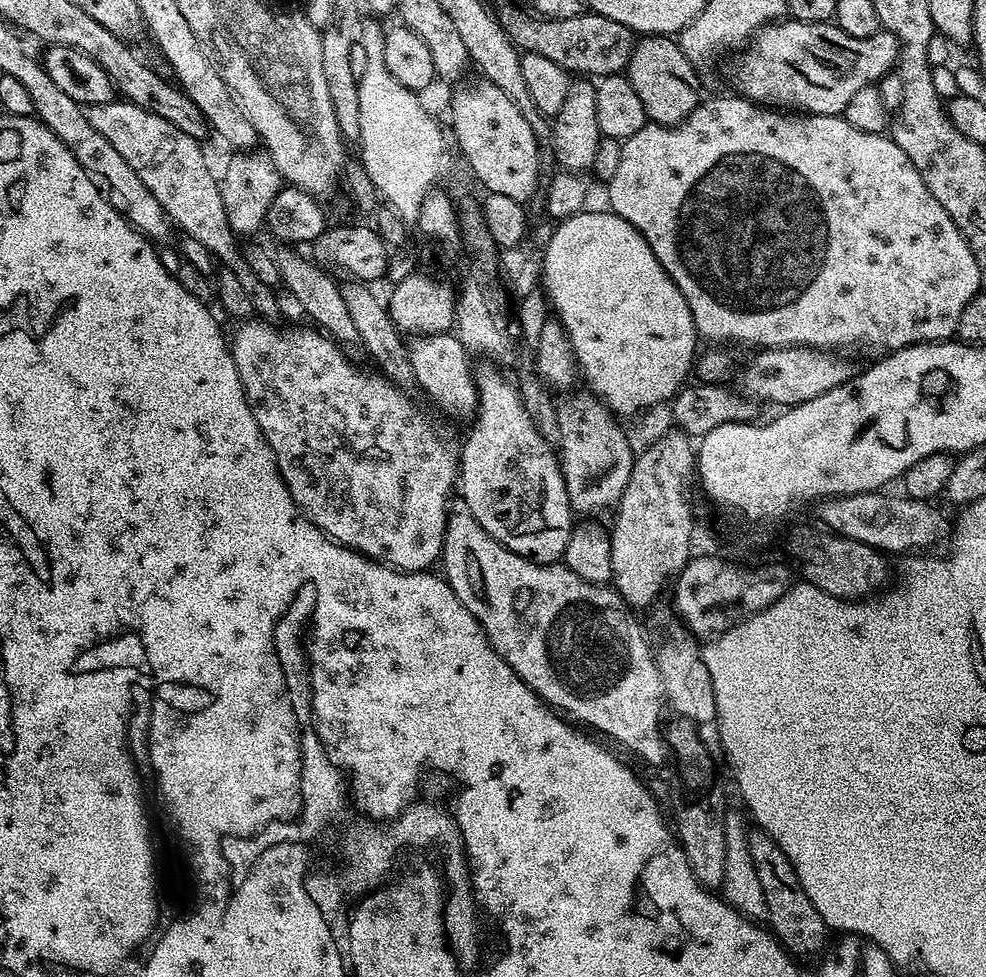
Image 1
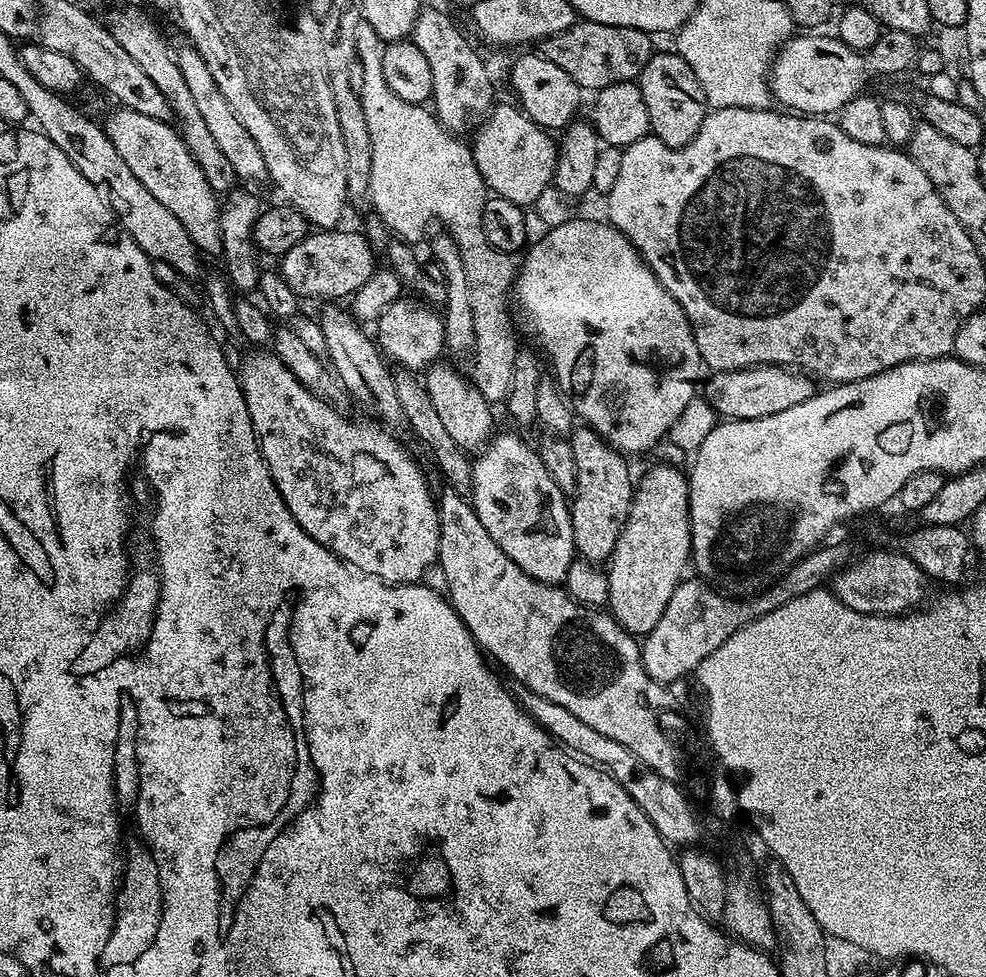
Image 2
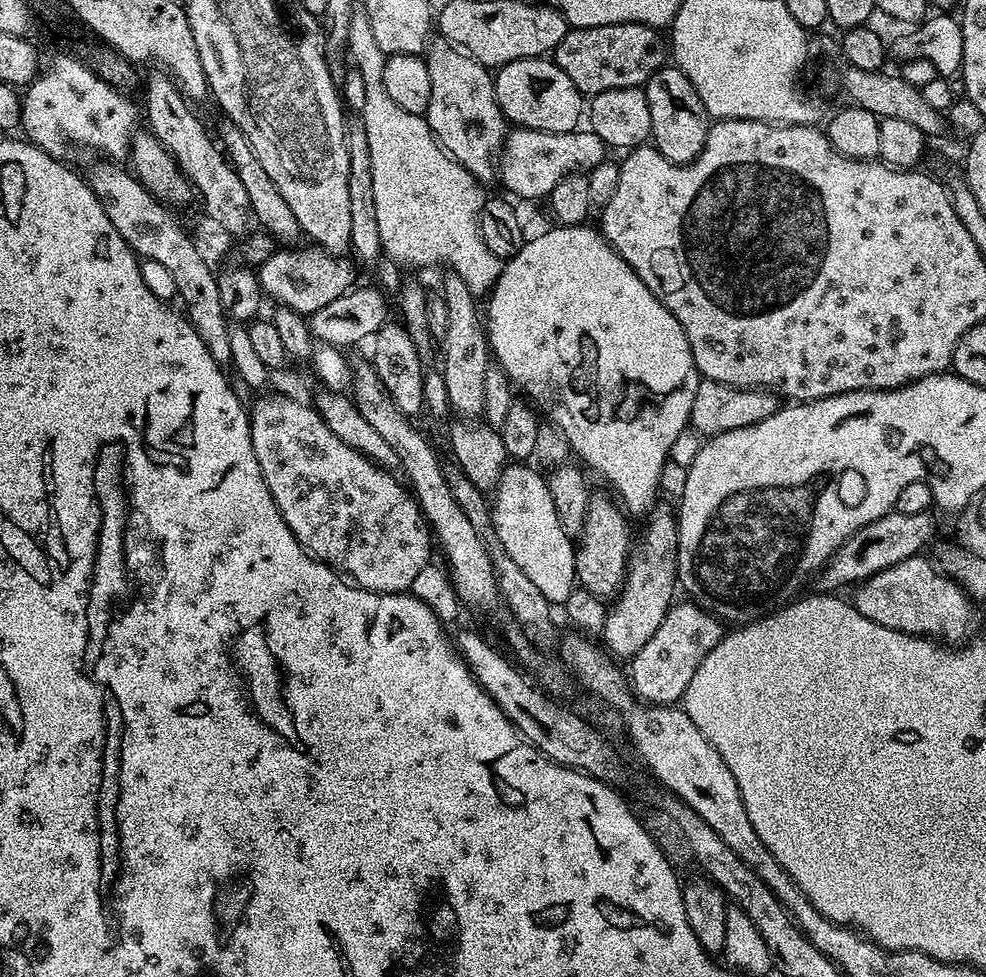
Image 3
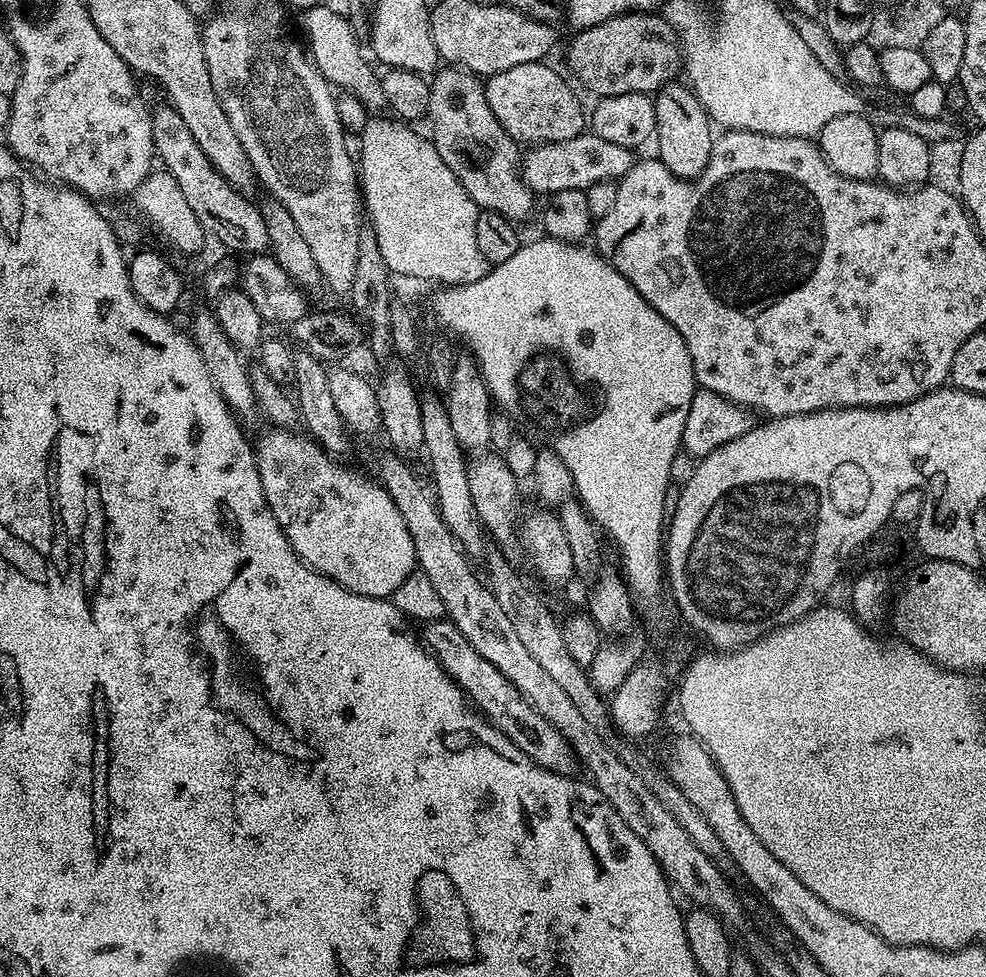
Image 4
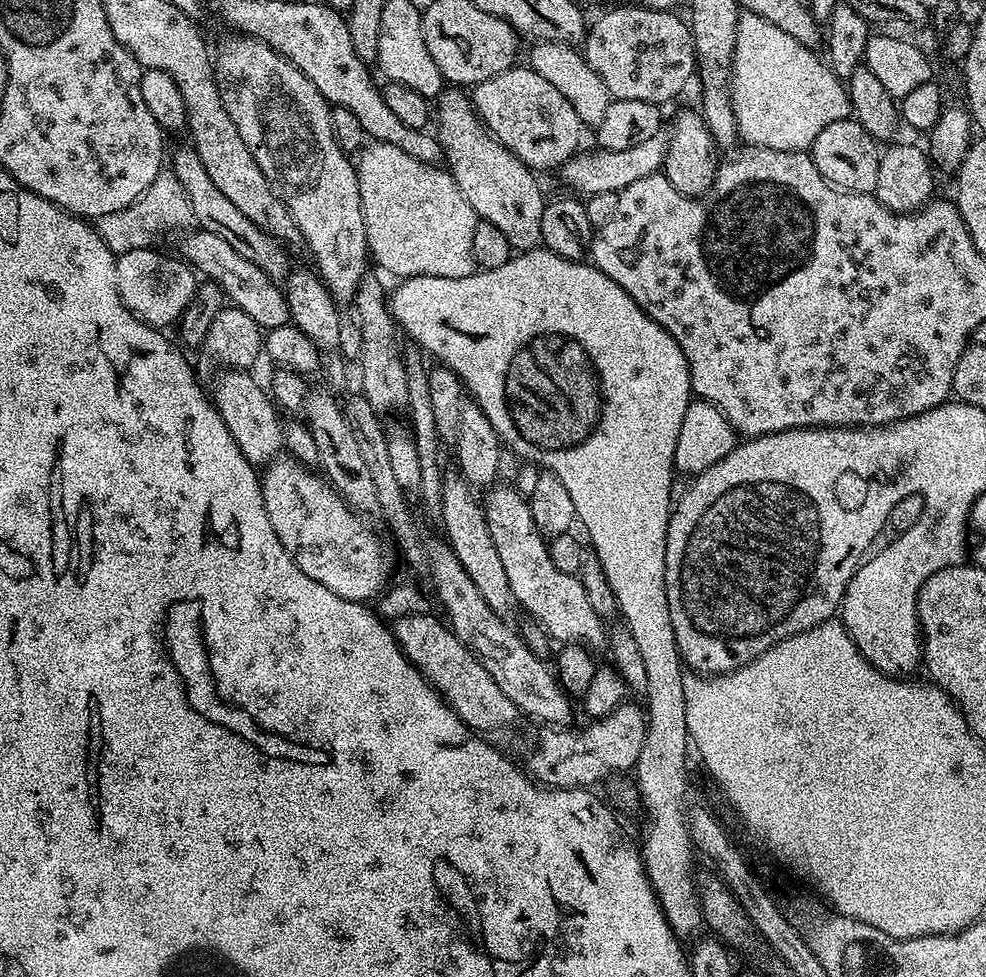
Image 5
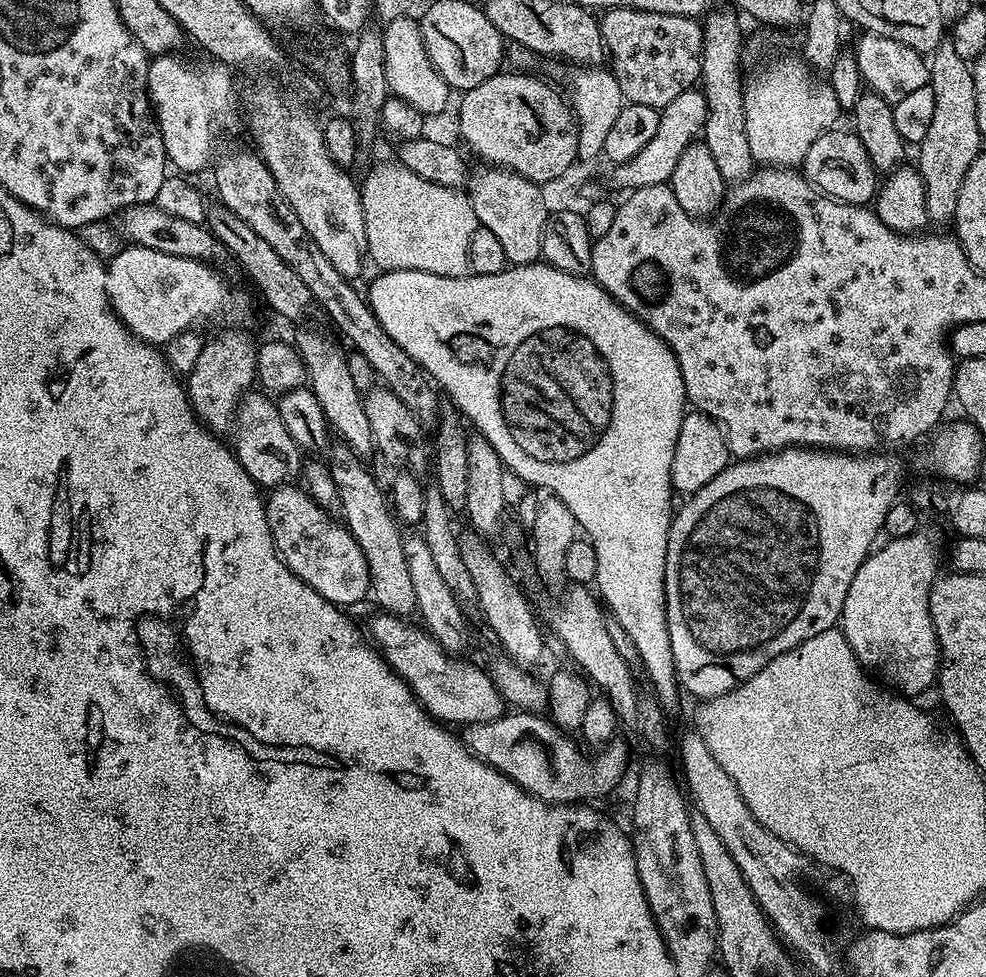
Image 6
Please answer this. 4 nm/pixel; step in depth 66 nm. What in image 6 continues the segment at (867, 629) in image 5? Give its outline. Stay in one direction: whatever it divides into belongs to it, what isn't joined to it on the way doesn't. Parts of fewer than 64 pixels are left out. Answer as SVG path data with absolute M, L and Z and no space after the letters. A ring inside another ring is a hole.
M923 534L897 540L889 539L887 543L881 543L875 550L869 551L862 566L858 566L858 574L854 574L850 590L846 590L846 602L842 606L838 627L850 650L854 650L857 660L869 673L877 672L885 680L885 685L893 684L888 686L897 693L908 698L917 698L931 684L933 687L937 683L942 667L934 622L928 613L928 599L932 585L938 579L936 567L940 564L940 556L936 553L931 538Z

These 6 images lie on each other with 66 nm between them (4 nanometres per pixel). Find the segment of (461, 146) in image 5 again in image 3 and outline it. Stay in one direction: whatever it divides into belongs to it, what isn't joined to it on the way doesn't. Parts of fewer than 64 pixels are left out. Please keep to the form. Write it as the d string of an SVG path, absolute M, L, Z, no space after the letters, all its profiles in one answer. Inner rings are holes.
M443 38L429 43L426 59L430 70L430 106L426 119L437 142L449 156L470 170L474 179L495 181L498 176L498 149L504 143L506 121L496 101L493 73Z

